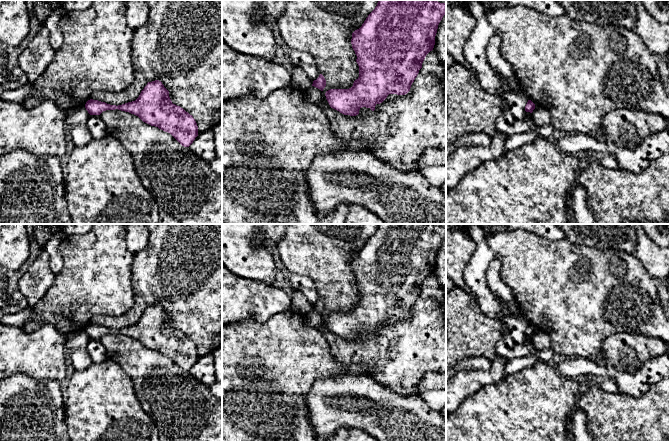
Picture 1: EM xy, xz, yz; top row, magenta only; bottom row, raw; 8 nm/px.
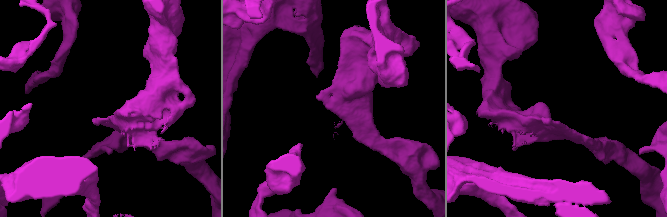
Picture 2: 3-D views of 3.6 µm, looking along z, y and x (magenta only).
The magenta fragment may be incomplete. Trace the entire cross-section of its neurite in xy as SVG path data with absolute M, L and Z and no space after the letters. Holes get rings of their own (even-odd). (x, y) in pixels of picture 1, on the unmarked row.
M159 304L148 306L135 325L116 330L90 323L85 332L90 339L115 333L129 336L143 346L170 357L184 371L189 371L198 360L193 340L172 327L169 315Z

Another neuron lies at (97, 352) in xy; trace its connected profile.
M90 339L86 350L89 353L93 363L101 363L107 359L106 349L99 339Z

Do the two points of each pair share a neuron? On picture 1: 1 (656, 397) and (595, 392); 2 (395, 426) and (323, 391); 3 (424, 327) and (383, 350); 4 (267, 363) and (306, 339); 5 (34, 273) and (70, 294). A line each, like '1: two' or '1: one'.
1: one
2: one
3: one
4: one
5: two

